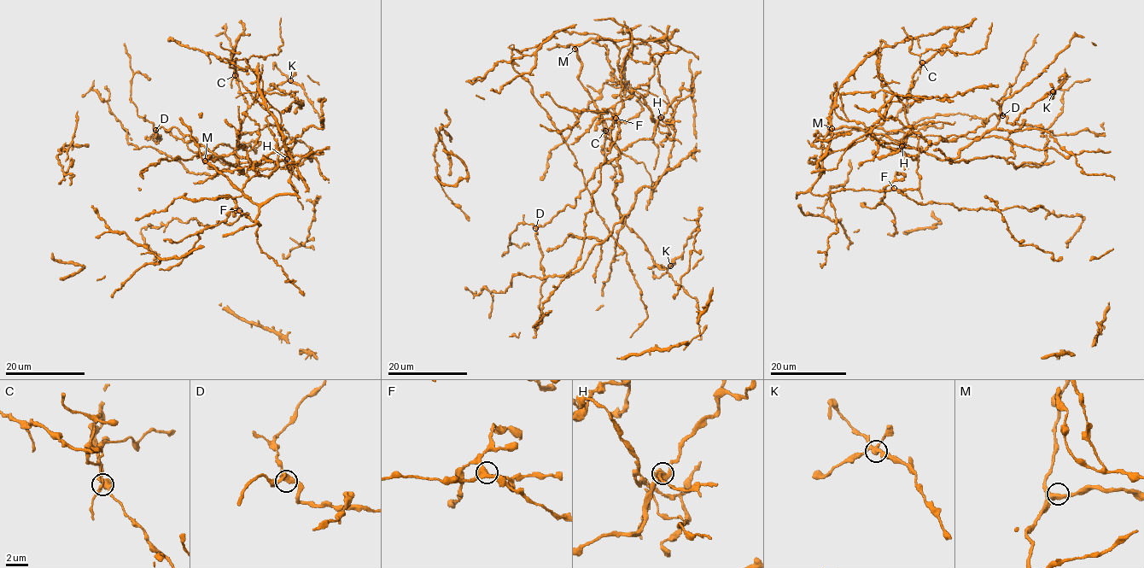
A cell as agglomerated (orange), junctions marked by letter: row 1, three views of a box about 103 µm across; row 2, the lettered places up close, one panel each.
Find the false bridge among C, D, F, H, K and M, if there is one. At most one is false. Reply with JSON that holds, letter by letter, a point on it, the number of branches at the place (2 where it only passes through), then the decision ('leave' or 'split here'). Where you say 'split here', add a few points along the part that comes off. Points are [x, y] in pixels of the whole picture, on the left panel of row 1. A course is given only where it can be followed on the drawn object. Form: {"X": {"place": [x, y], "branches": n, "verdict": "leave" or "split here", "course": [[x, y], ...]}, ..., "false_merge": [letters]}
{"C": {"place": [235, 75], "branches": 4, "verdict": "leave"}, "D": {"place": [155, 130], "branches": 3, "verdict": "leave"}, "F": {"place": [239, 210], "branches": 4, "verdict": "leave"}, "H": {"place": [287, 159], "branches": 4, "verdict": "split here", "course": [[287, 159], [286, 145], [282, 141], [280, 128], [281, 113], [265, 97], [262, 79], [243, 57]]}, "K": {"place": [290, 80], "branches": 4, "verdict": "leave"}, "M": {"place": [205, 161], "branches": 3, "verdict": "leave"}, "false_merge": ["H"]}

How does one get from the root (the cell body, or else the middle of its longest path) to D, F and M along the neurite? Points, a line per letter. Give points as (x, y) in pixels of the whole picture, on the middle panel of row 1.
D: (652, 117), (656, 123), (660, 117), (650, 137), (632, 143), (600, 164), (575, 204), (567, 205), (535, 228)
F: (652, 117), (637, 100), (668, 44), (633, 39), (628, 31), (615, 118)
M: (652, 117), (637, 101), (647, 94), (654, 67), (667, 51), (664, 39), (589, 38), (574, 49)

